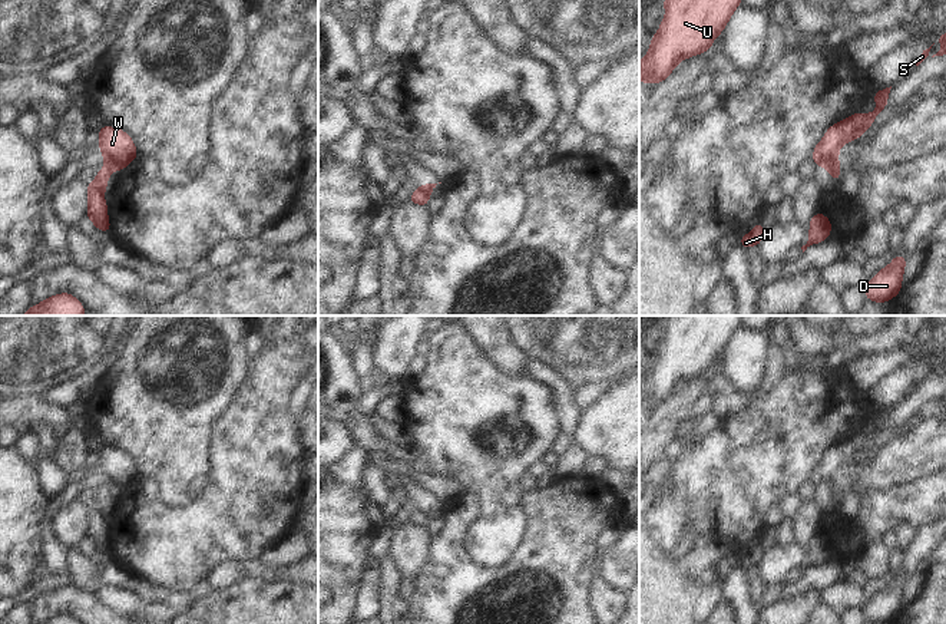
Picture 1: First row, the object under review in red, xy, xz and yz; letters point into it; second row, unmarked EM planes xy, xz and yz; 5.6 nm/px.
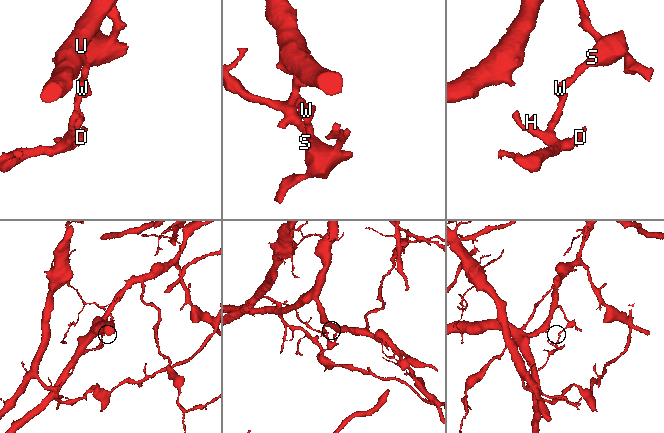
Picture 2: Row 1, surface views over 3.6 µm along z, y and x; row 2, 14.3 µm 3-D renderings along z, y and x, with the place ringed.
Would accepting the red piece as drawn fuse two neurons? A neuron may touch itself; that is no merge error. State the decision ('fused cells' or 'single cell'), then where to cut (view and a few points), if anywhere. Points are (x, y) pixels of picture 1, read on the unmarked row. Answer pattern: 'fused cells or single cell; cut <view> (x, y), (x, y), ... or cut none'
fused cells; cut yz (837, 484), (829, 492)

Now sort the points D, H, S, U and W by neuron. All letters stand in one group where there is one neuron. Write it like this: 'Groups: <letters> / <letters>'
Groups: D H / S U W

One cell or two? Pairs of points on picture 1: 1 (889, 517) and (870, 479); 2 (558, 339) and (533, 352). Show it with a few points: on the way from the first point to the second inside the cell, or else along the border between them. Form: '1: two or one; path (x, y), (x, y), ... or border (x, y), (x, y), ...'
1: two; border (908, 481), (886, 488), (872, 488), (862, 494)
2: one; path (552, 339), (546, 339), (539, 346)

